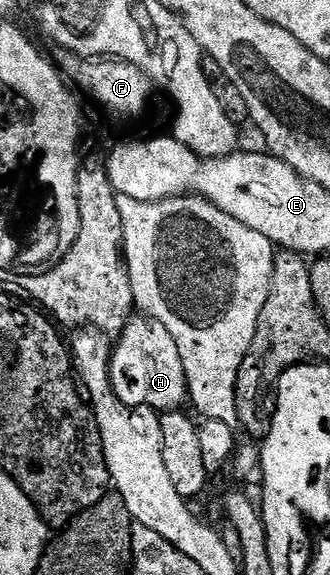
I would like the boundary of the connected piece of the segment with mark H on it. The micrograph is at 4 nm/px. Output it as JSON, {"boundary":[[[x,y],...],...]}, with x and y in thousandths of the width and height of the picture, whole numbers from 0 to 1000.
{"boundary":[[[452,551],[397,553],[361,581],[336,612],[333,666],[355,694],[376,703],[391,708],[455,708],[482,718],[555,706],[573,685],[533,593],[509,572],[485,565],[485,558]]]}

